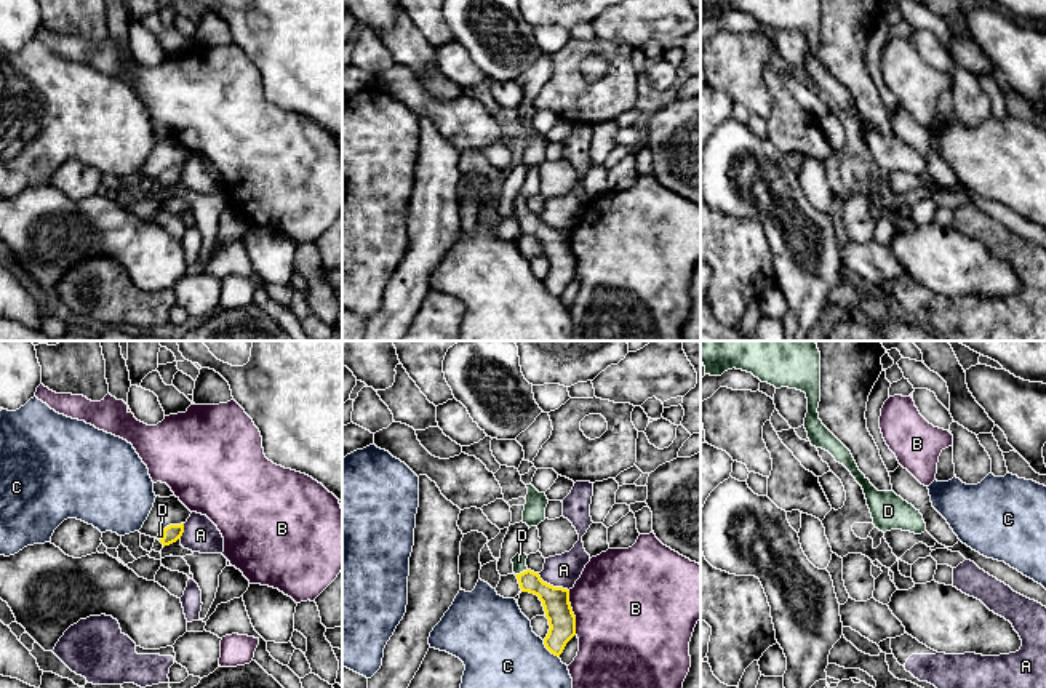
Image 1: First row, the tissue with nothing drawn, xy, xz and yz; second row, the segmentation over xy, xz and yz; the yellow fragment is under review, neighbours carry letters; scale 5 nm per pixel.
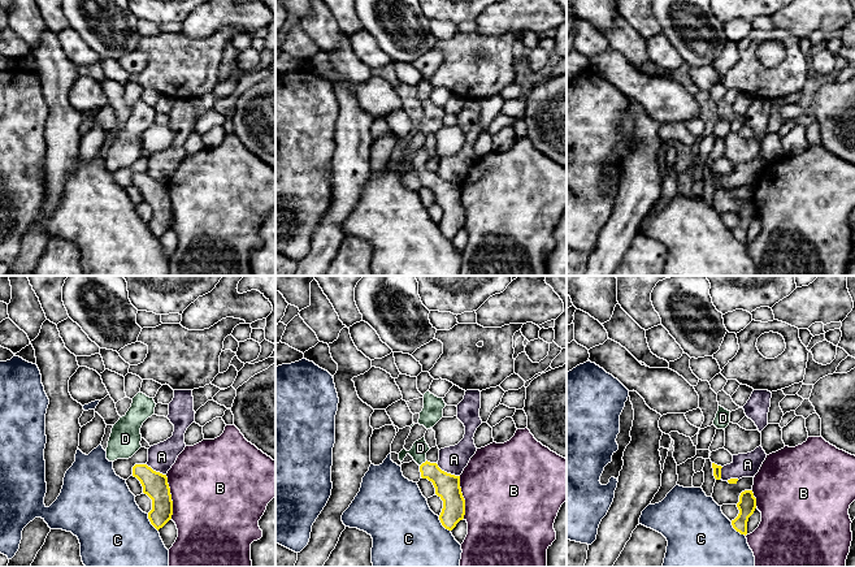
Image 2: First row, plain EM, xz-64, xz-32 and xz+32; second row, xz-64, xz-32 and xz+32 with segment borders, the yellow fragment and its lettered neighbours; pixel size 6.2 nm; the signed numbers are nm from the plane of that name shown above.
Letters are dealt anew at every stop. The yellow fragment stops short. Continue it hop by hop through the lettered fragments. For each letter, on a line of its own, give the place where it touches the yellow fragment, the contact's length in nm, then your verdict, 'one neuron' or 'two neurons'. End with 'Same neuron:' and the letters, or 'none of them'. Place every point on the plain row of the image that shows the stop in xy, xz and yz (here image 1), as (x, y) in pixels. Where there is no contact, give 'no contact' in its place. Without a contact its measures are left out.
A: meets yellow in xz at (552, 228); contact 180 nm long; two neurons
B: meets yellow in xz at (573, 255); contact 220 nm long; two neurons
C: meets yellow in xz at (549, 292); contact 130 nm long; two neurons
D: meets yellow in xz at (520, 215); contact 70 nm long; one neuron
Same neuron: D

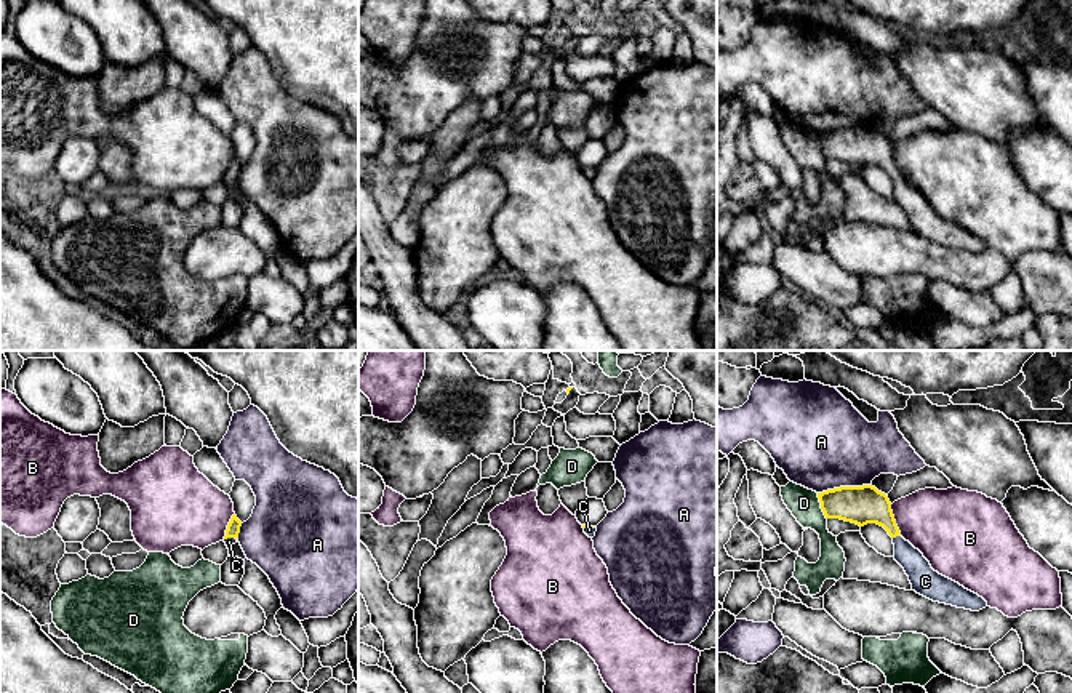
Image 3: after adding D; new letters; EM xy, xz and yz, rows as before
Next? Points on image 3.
A: meets yellow in yz at (844, 128); contact 260 nm long; two neurons
B: meets yellow in yz at (893, 160); contact 160 nm long; two neurons
C: meets yellow in yz at (896, 176); contact 50 nm long; one neuron
D: meets yellow in yz at (821, 148); contact 140 nm long; two neurons
Same neuron: C

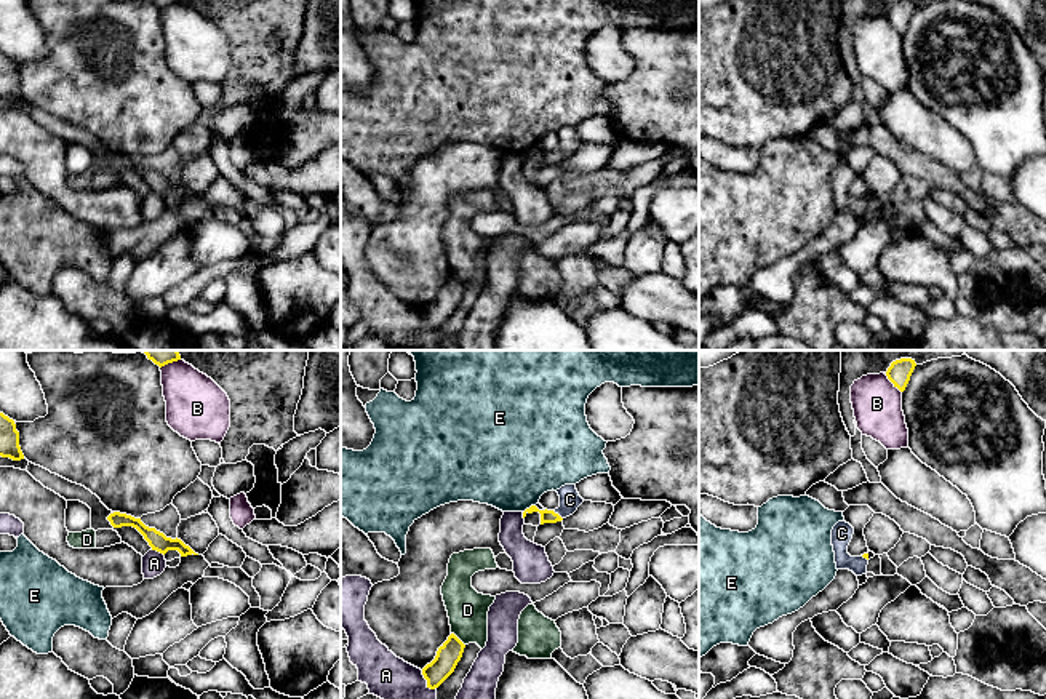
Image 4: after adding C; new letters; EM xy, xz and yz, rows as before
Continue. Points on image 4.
A: meets yellow in xz at (427, 323); contact 120 nm long; two neurons
B: meets yellow in yz at (893, 24); contact 130 nm long; two neurons
C: meets yellow in xz at (557, 155); contact 70 nm long; one neuron
D: meets yellow in xz at (458, 280); contact 100 nm long; two neurons
E: meets yellow in xz at (530, 149); contact 80 nm long; two neurons
Same neuron: C

